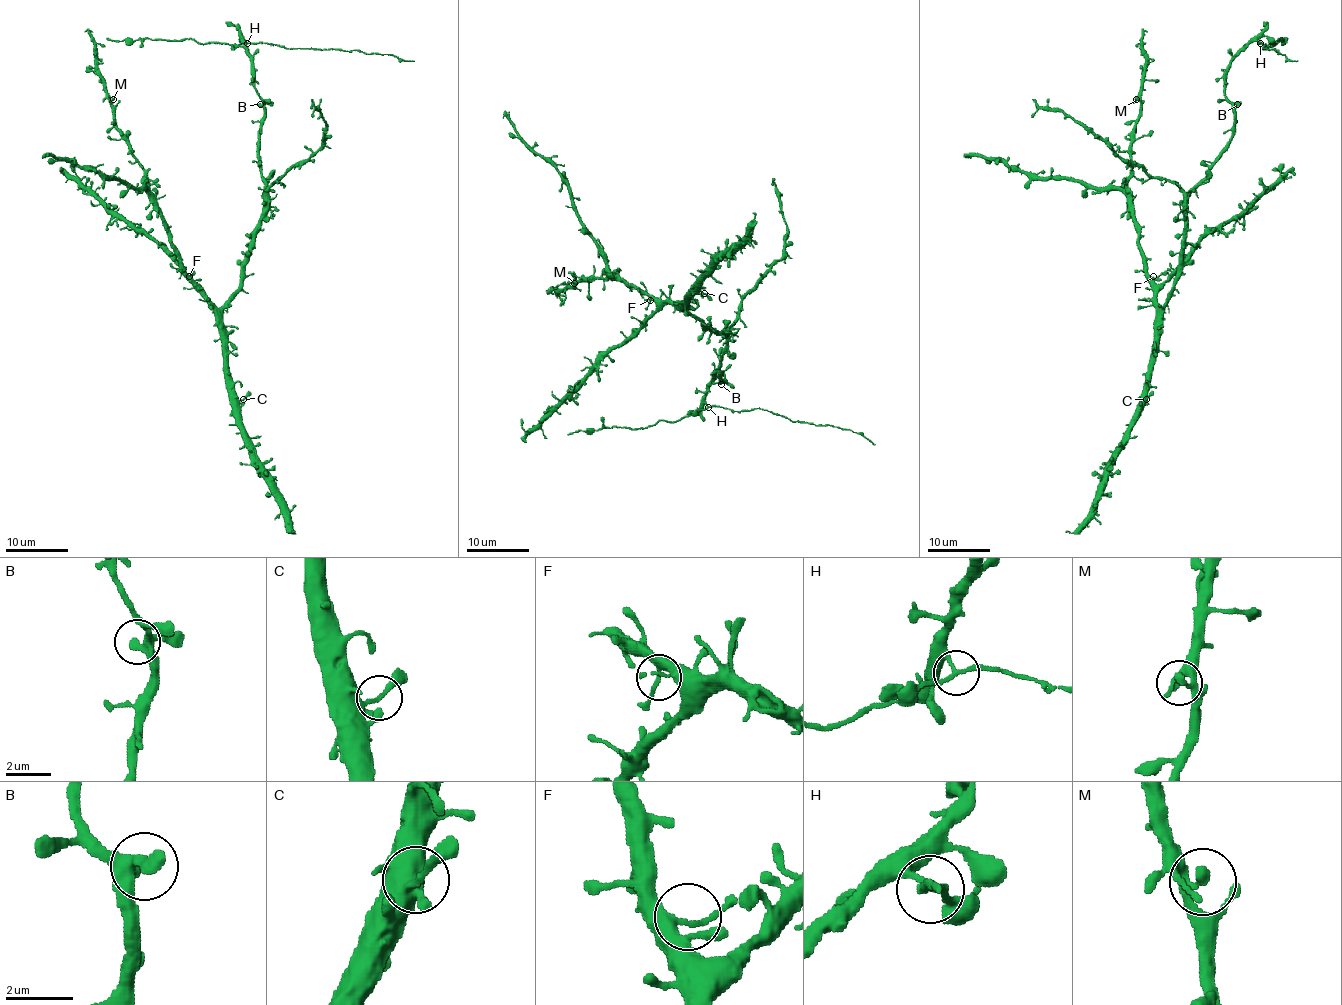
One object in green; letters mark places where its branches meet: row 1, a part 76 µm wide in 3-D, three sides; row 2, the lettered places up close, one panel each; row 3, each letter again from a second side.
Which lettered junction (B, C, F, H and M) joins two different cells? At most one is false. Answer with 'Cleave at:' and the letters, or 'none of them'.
Cleave at: H

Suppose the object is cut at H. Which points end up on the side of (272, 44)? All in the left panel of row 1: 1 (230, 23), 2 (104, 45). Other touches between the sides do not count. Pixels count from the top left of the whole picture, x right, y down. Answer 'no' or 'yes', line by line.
1: no
2: no

